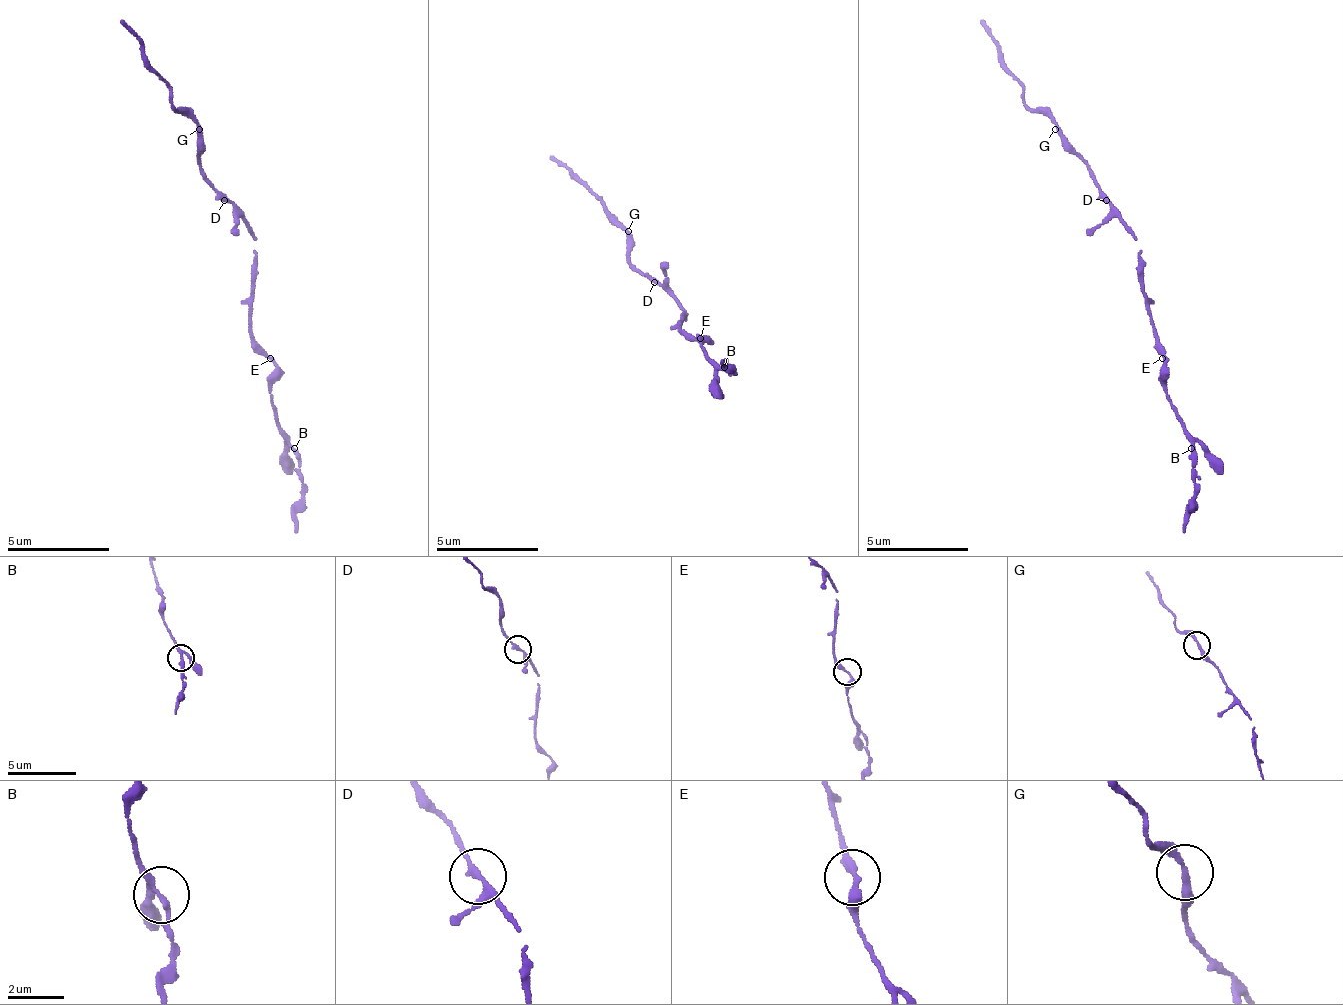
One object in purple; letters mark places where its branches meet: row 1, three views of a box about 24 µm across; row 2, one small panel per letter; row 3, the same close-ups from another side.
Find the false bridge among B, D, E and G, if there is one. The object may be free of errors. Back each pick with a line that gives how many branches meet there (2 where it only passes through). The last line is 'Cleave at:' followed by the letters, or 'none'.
Cleave at: none

